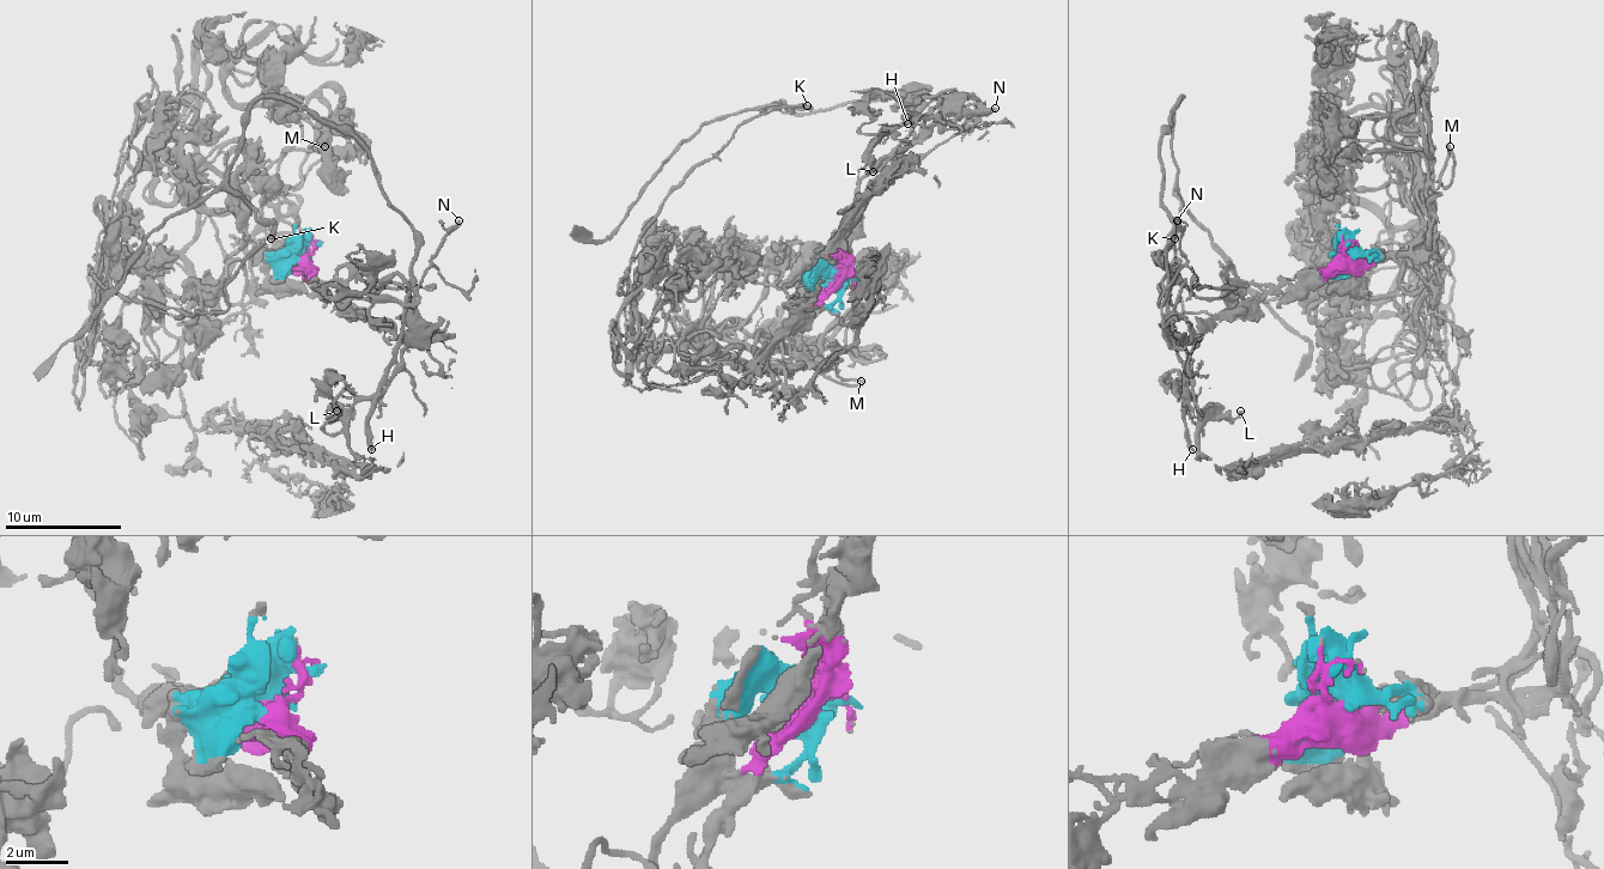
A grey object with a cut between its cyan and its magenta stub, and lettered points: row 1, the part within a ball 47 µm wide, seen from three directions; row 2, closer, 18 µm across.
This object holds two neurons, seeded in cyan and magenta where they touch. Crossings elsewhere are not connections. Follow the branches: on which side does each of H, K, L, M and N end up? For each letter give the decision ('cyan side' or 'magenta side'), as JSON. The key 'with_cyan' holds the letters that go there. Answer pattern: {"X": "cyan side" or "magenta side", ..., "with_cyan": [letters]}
{"H": "magenta side", "K": "magenta side", "L": "magenta side", "M": "cyan side", "N": "magenta side", "with_cyan": ["M"]}

